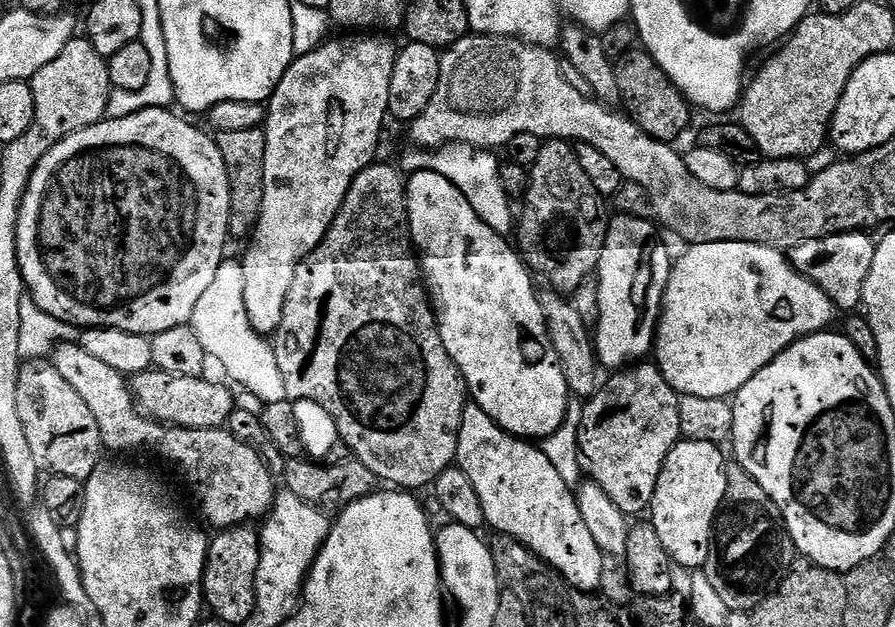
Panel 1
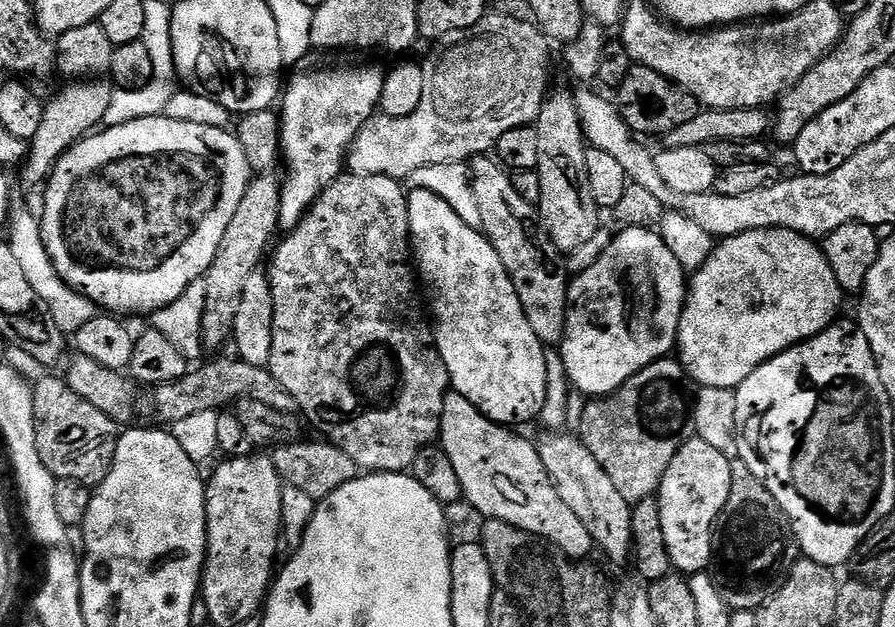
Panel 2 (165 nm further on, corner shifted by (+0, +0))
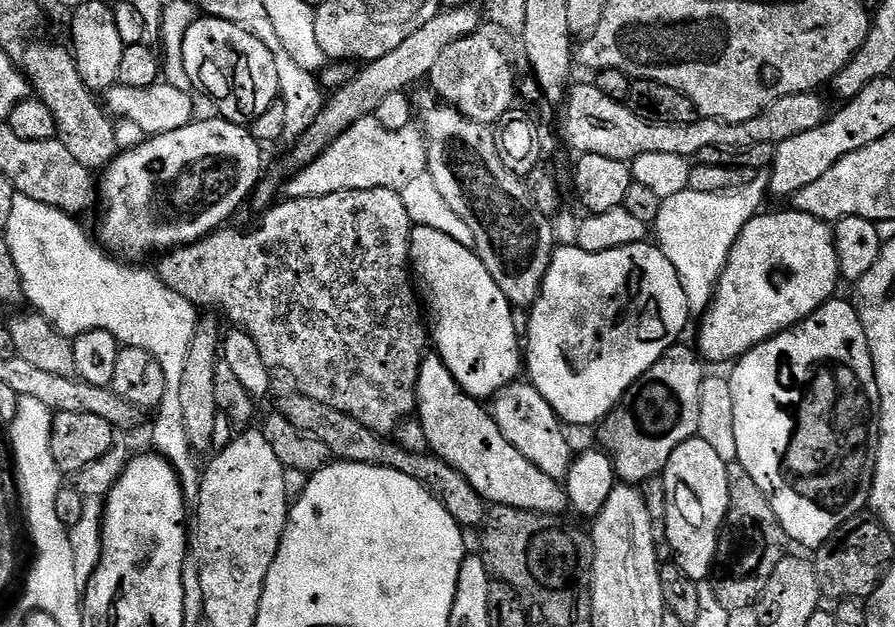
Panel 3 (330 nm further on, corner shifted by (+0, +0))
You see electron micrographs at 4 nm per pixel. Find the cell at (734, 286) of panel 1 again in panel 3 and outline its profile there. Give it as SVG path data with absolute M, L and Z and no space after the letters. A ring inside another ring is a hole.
M787 210L788 212L768 212L753 216L750 222L746 222L746 226L742 230L742 234L734 242L732 254L728 259L728 265L717 288L716 297L712 300L712 307L706 313L708 324L704 324L700 328L700 344L698 343L698 351L705 361L713 360L716 364L727 365L729 362L735 362L744 356L750 350L754 350L762 342L766 342L770 338L774 338L780 332L785 332L788 328L792 328L795 324L801 324L810 314L814 314L827 300L833 299L837 295L836 287L842 284L840 275L840 262L838 260L838 250L836 249L836 237L833 229L830 227L829 221L819 220L805 212L795 210Z

